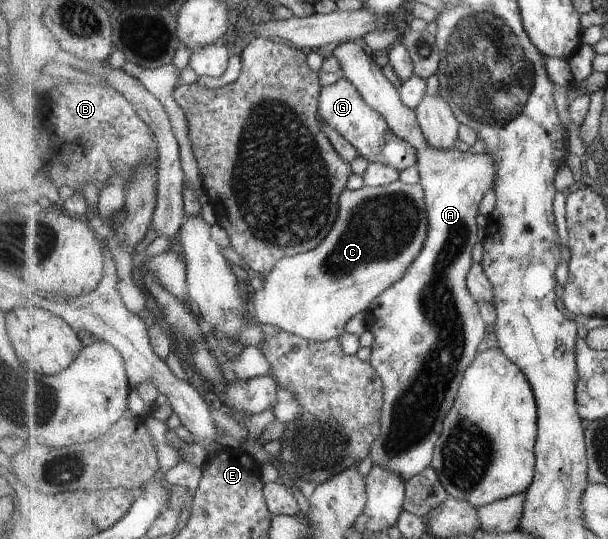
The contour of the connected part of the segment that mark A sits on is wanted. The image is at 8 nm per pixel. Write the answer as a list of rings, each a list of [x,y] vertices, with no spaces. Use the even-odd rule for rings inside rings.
[[[353,41],[339,44],[332,51],[332,55],[339,60],[343,77],[355,84],[367,105],[382,113],[390,128],[415,146],[418,153],[419,183],[424,187],[426,195],[430,226],[423,251],[410,265],[405,277],[376,297],[373,305],[364,314],[368,320],[368,329],[375,337],[371,345],[372,356],[369,363],[374,366],[384,383],[382,432],[372,444],[371,461],[398,473],[398,476],[408,482],[432,465],[435,446],[442,435],[446,415],[454,407],[465,372],[481,349],[491,340],[492,332],[483,319],[479,302],[470,293],[467,280],[474,264],[471,257],[473,245],[477,245],[482,238],[482,230],[477,225],[479,205],[485,193],[495,189],[498,165],[493,154],[487,151],[475,154],[457,148],[443,149],[432,146],[423,133],[422,125],[419,125],[416,110],[408,108],[402,102],[398,88],[383,75],[377,58],[367,53],[361,45]]]

